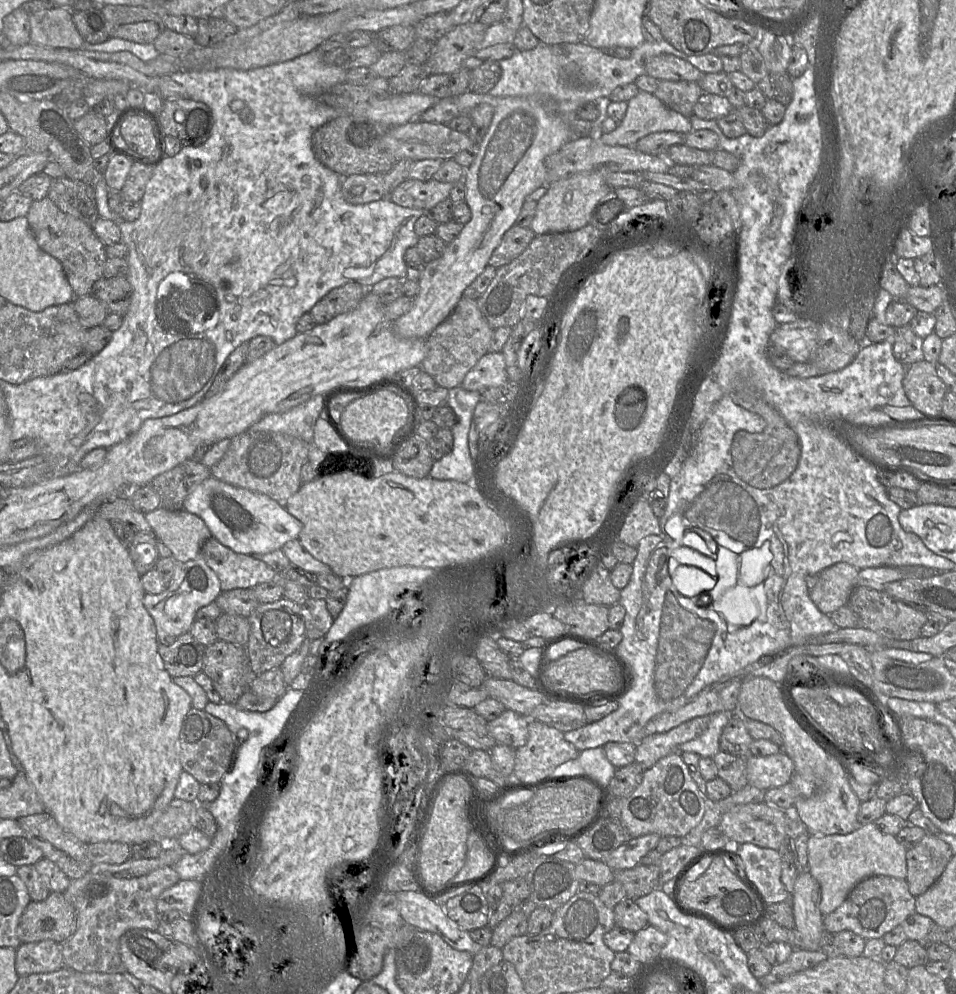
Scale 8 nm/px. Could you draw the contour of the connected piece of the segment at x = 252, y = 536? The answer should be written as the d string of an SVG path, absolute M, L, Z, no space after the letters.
M211 476L199 484L184 500L183 510L200 517L211 535L222 545L240 554L266 554L289 541L298 540L302 523L285 507L268 496L238 488Z

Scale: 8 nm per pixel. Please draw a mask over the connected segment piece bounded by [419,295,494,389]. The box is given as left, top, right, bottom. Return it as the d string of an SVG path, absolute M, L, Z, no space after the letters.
M464 295L451 314L427 337L428 352L419 367L429 374L438 386L451 389L461 386L465 375L488 352L494 329L482 315L477 300Z

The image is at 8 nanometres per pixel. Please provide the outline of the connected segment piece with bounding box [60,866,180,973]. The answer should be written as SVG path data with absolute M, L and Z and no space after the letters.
M172 866L133 878L118 878L92 867L83 877L72 880L63 894L75 910L77 929L68 940L60 943L64 966L77 972L126 973L119 953L120 937L130 929L157 931L160 913L156 901L164 890L179 881Z

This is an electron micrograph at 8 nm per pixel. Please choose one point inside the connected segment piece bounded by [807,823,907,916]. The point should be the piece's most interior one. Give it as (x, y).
(838, 862)

